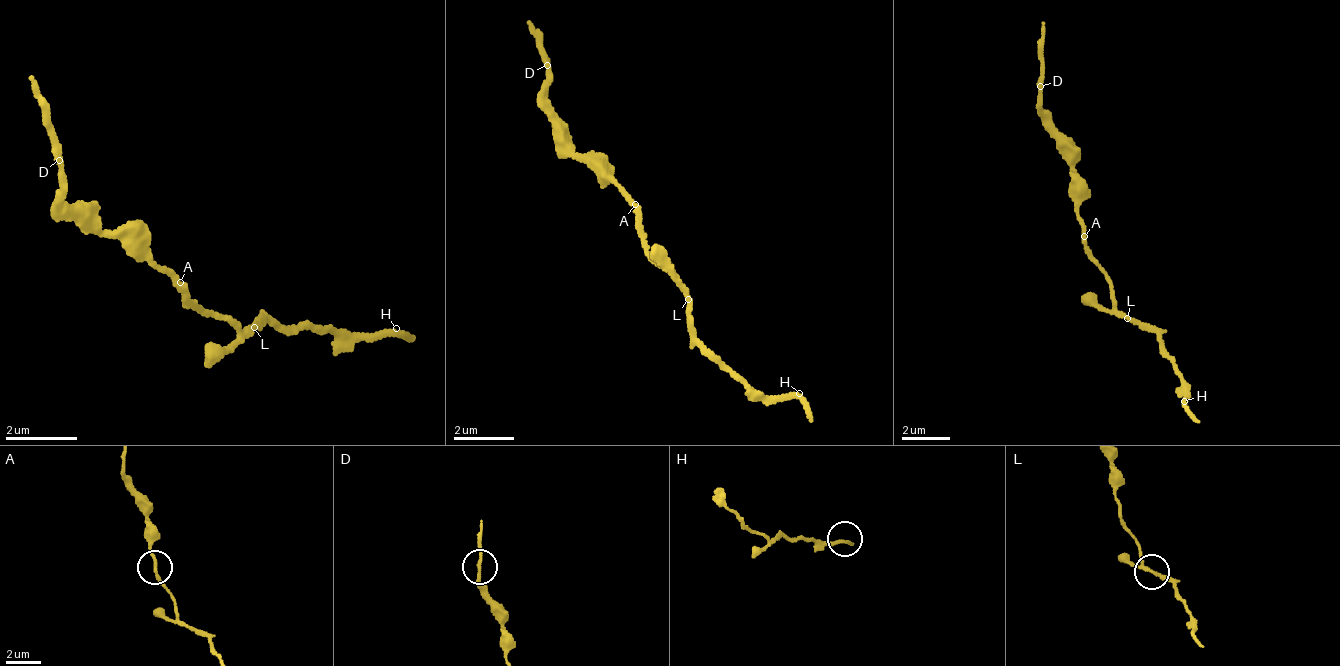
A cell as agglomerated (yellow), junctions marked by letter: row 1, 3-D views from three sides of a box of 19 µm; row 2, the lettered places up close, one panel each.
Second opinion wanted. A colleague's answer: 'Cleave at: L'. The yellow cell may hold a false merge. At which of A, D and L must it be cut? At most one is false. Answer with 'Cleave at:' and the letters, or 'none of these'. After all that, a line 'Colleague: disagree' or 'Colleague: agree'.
Cleave at: none of these
Colleague: disagree

